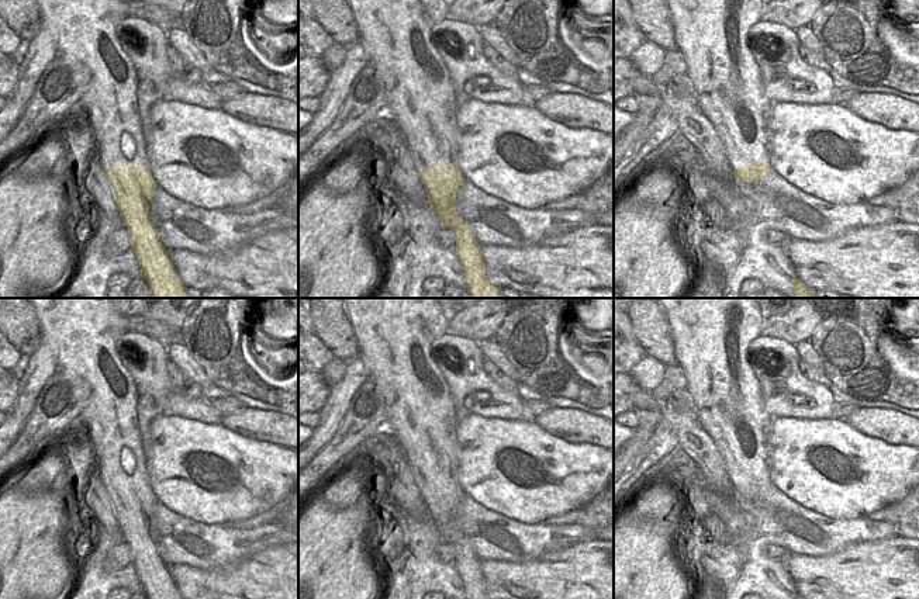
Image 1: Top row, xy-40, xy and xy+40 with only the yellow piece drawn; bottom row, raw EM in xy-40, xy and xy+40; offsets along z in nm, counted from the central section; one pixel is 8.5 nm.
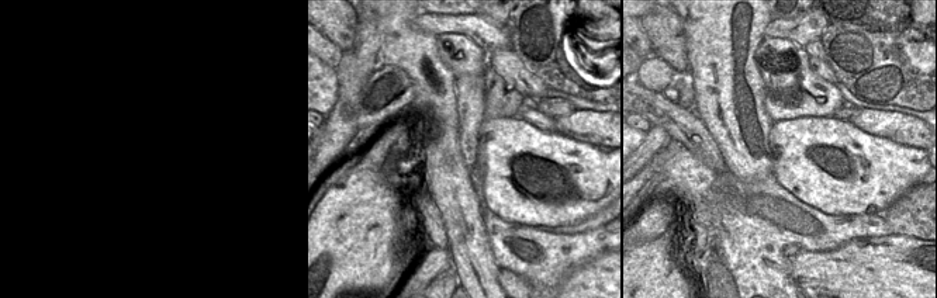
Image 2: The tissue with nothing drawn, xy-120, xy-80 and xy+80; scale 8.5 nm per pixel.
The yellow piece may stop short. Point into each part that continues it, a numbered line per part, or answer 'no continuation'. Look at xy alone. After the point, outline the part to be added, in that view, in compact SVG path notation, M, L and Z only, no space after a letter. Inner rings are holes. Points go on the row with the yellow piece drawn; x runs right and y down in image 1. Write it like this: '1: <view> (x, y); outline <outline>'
1: xy (396, 34); outline M348 0L367 62L387 94L393 121L400 127L414 166L450 160L457 167L456 91L432 42L432 32L449 11L446 0Z

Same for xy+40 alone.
1: xy+40 (711, 35); outline M666 0L666 3L674 25L676 48L687 65L687 76L694 84L699 108L725 146L729 166L744 167L763 160L771 167L767 122L773 104L764 94L760 69L747 48L747 32L761 20L764 0Z

